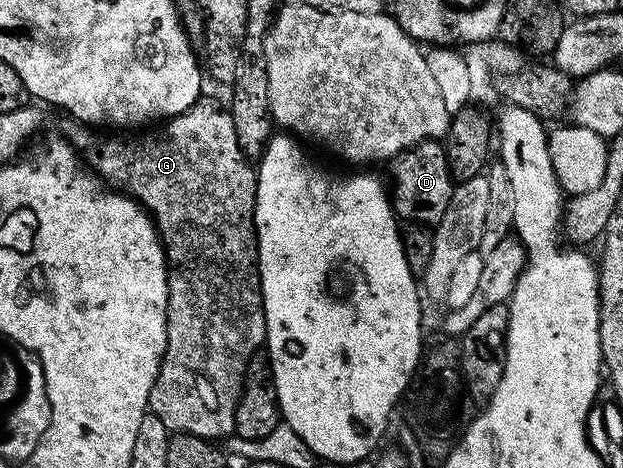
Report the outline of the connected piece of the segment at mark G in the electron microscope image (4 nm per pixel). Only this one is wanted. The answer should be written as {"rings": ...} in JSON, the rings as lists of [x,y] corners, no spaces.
{"rings":[[[201,96],[182,114],[162,121],[156,128],[149,128],[146,134],[133,132],[130,138],[124,138],[121,132],[94,132],[88,125],[73,124],[67,133],[68,141],[74,150],[78,151],[84,165],[96,177],[105,183],[106,187],[127,194],[141,203],[157,227],[161,244],[165,247],[165,260],[169,267],[169,295],[167,296],[167,344],[165,354],[161,357],[161,367],[157,373],[155,384],[151,388],[148,413],[159,416],[163,424],[173,434],[190,434],[210,440],[228,439],[235,431],[235,412],[237,397],[241,394],[241,381],[245,379],[245,369],[254,354],[265,346],[265,309],[261,299],[261,274],[257,271],[257,229],[253,226],[253,209],[257,203],[257,176],[250,159],[239,148],[239,140],[235,136],[235,124],[228,109],[220,106],[213,98]]]}

